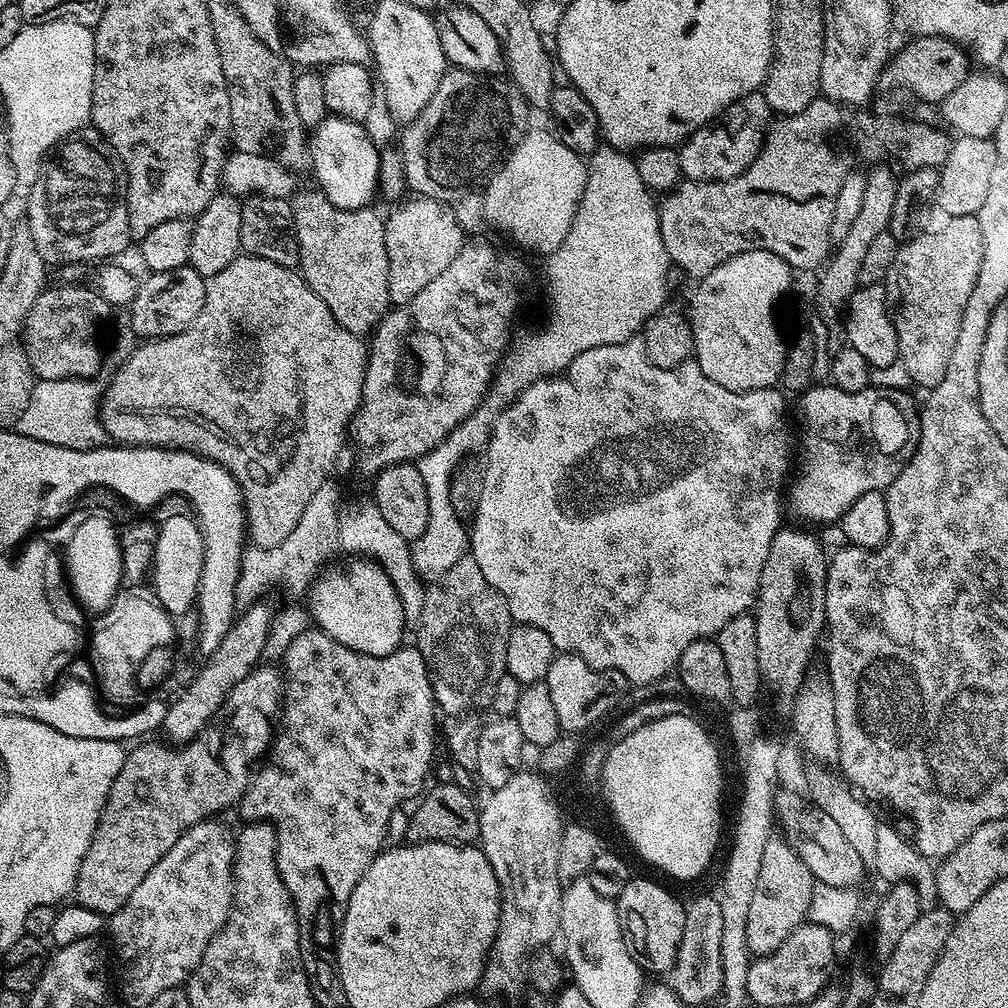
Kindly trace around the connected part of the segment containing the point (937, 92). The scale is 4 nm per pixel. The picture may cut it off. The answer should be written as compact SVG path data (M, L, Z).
M917 36L907 42L909 44L901 52L899 49L882 70L879 91L909 92L924 104L943 105L946 97L954 94L954 90L958 90L958 86L962 86L962 82L969 76L969 53L945 36Z

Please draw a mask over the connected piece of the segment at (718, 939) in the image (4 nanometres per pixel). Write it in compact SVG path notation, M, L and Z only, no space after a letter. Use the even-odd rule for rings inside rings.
M715 895L696 896L684 909L686 926L670 973L670 987L681 1005L708 1004L721 995L722 986L722 906Z

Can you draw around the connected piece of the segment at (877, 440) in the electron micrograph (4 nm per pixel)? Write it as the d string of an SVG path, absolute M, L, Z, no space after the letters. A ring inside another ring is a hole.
M820 382L808 389L799 397L800 400L800 469L796 472L796 481L791 484L786 492L786 504L792 507L792 512L800 520L809 520L812 524L832 524L835 525L841 516L845 516L850 510L850 506L854 506L854 502L858 502L858 498L862 498L862 494L867 492L884 492L892 483L894 478L898 478L898 474L906 466L906 462L914 454L914 450L918 446L918 438L920 437L920 408L918 400L911 396L911 391L902 388L881 388L879 386L869 386L861 390L861 392L847 392L846 390L838 390L832 387L831 383Z

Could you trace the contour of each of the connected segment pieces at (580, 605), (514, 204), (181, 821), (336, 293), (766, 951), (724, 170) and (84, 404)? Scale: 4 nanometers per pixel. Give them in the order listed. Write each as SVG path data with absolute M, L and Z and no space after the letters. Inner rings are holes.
M640 334L634 335L626 342L614 346L594 346L594 350L586 350L582 354L578 354L578 358L574 358L574 362L570 362L568 369L560 373L560 375L549 376L546 380L534 382L525 392L521 392L492 423L492 435L489 436L486 445L486 460L494 460L496 470L500 470L496 474L502 476L502 484L506 482L508 488L510 488L510 476L512 476L514 498L538 500L540 502L540 506L538 506L540 508L540 532L538 532L540 538L538 538L538 548L536 548L538 570L540 570L536 576L540 576L540 578L538 580L492 580L490 582L490 586L506 602L513 621L516 624L538 626L538 630L543 630L550 637L550 642L554 642L557 653L581 656L590 667L598 670L614 670L627 678L629 685L636 686L636 684L652 684L655 680L662 679L671 668L673 671L679 665L682 650L686 650L686 646L690 646L690 642L715 637L716 633L722 630L722 626L726 626L726 622L730 622L730 618L745 615L756 603L756 591L758 590L759 578L762 575L762 568L766 563L767 555L770 554L770 546L774 542L774 536L782 527L780 504L782 508L782 489L785 487L784 475L788 472L788 424L784 421L784 399L786 399L785 393L776 386L763 388L762 390L750 390L749 392L726 390L726 386L718 386L718 382L710 382L710 378L706 378L706 374L702 374L702 370L696 365L695 359L679 364L676 368L654 366L648 361L644 338ZM576 488L580 491L580 512L567 512L560 505L560 500L574 495Z
M535 128L525 132L521 140L513 144L512 151L504 157L503 164L483 189L484 219L498 231L505 232L517 244L517 249L525 248L520 249L525 253L541 252L541 257L547 258L554 250L558 250L558 246L562 246L566 234L570 234L570 226L586 186L588 170L580 155L560 141L555 131L543 132Z
M264 667L253 668L249 676L242 678L242 682L238 682L238 686L228 692L224 705L212 721L204 725L195 740L183 746L140 742L133 752L131 749L125 755L122 770L118 770L118 778L114 778L108 801L100 812L100 821L92 835L90 850L86 850L86 858L82 858L74 889L75 903L81 904L86 910L94 910L99 916L110 918L124 905L126 898L134 894L142 878L154 870L156 863L168 853L174 842L178 842L186 829L194 827L200 820L215 817L220 814L216 812L231 804L232 807L239 805L254 772L252 763L256 759L259 761L269 751L274 739L273 729L268 729L268 719L271 716L279 717L282 712L284 678L281 669Z
M297 191L290 200L300 251L298 271L343 328L357 334L371 333L392 304L385 217L379 216L372 206L354 210L339 208L323 192L311 191Z
M774 834L762 853L762 870L758 873L758 886L754 886L754 898L746 918L746 946L753 957L768 956L778 950L792 931L805 923L813 883L812 871L802 862L800 853L783 835Z
M763 91L751 92L720 113L710 123L691 132L679 145L680 170L684 180L729 180L741 176L760 152L770 127L770 109Z
M45 377L35 381L30 399L19 415L14 430L24 437L66 449L86 450L103 447L110 437L100 418L100 393L98 394L98 388L94 383L96 382L85 377Z

